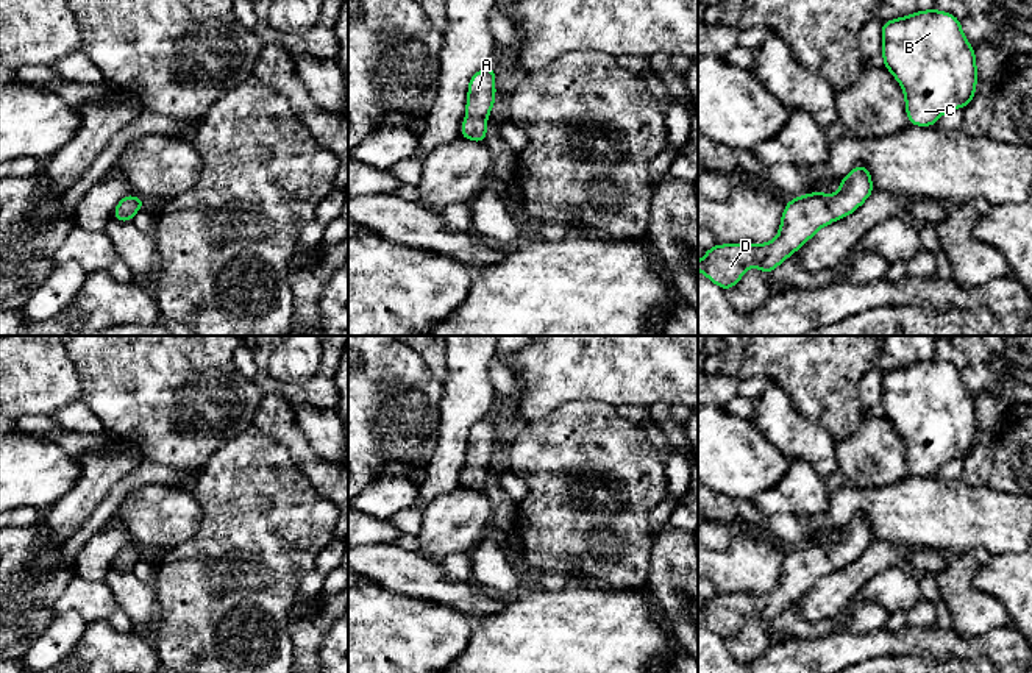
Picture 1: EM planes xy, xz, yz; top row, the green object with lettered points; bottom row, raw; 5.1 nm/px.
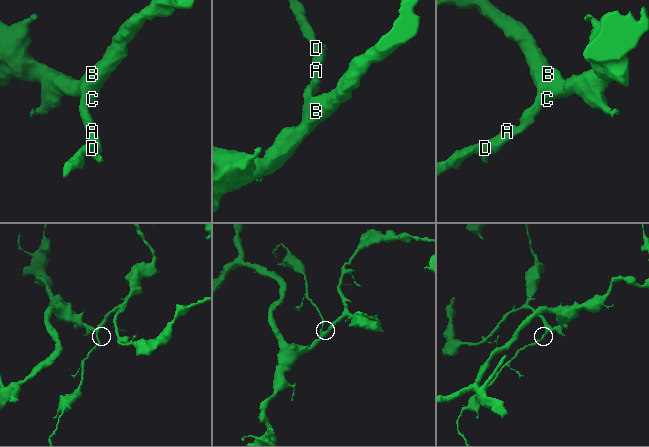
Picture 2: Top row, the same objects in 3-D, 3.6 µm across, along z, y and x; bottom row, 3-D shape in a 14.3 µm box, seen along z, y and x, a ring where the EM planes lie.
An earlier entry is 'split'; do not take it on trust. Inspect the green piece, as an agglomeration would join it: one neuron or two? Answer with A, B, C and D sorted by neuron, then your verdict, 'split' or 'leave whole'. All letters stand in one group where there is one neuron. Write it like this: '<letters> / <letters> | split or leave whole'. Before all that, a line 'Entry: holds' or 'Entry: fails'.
Entry: fails
A B C D | leave whole

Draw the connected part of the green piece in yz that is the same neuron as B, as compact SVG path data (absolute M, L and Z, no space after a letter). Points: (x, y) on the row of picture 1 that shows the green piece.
M918 11L882 23L884 66L906 94L910 125L932 126L954 108L965 108L974 98L977 84L974 48L962 33L960 20L943 11Z

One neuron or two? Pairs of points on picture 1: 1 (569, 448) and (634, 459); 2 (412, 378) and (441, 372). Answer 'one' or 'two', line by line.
1: one
2: two

